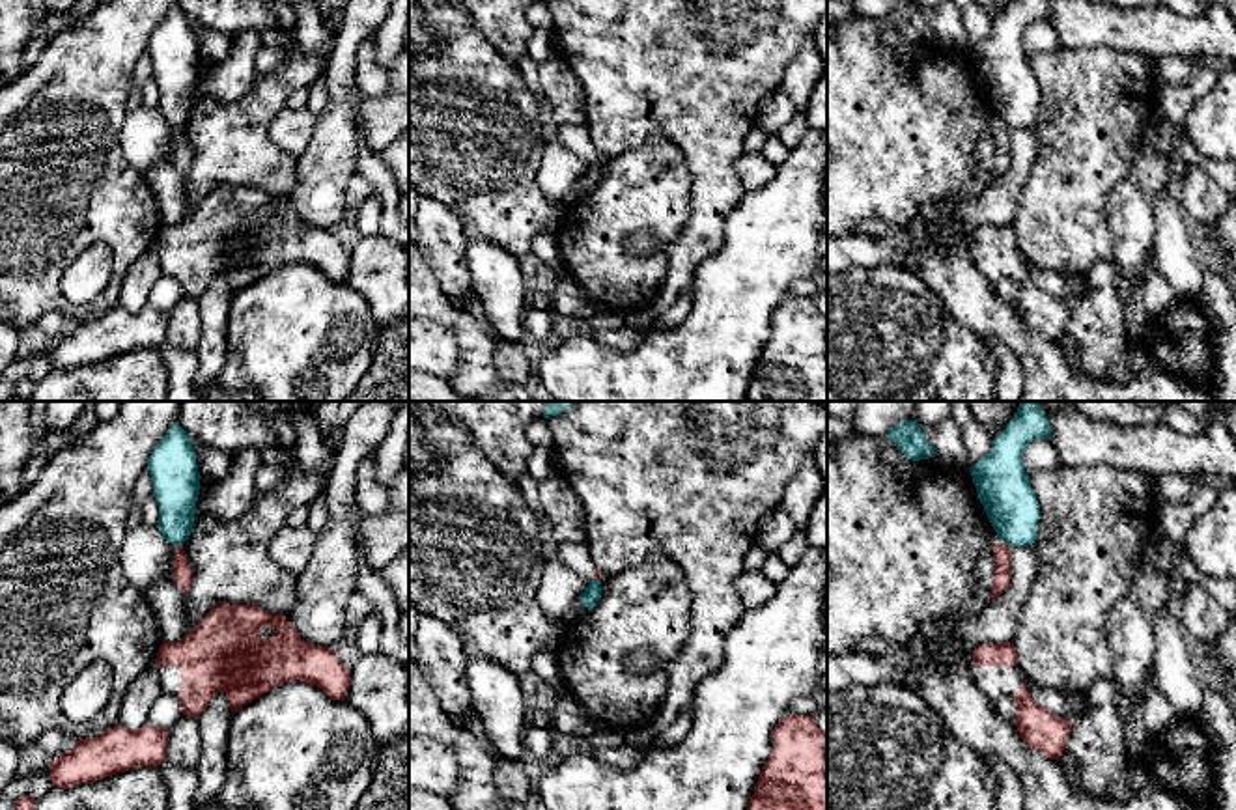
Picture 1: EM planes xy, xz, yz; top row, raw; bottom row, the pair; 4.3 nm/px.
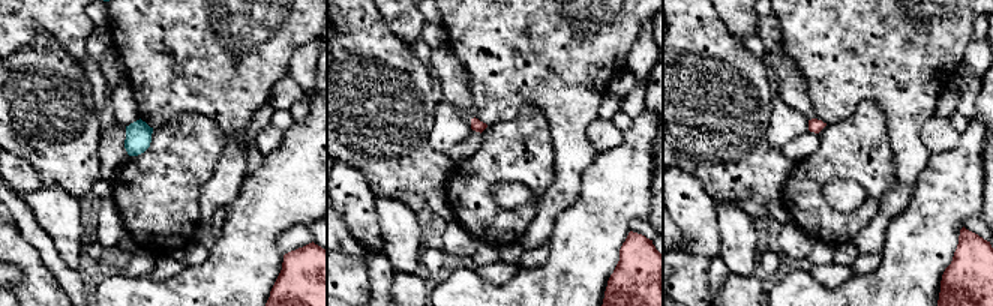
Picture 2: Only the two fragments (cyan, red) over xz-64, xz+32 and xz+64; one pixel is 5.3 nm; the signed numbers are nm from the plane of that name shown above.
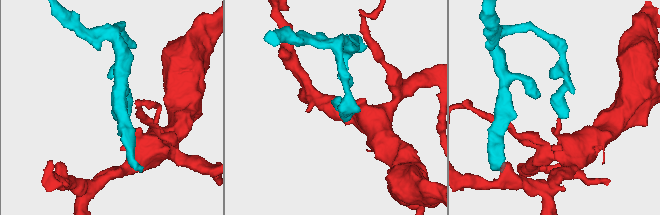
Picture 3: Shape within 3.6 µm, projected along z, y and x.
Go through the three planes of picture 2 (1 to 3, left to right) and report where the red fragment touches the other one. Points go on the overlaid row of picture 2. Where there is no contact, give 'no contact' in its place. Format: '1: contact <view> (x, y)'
1: no contact
2: no contact
3: no contact

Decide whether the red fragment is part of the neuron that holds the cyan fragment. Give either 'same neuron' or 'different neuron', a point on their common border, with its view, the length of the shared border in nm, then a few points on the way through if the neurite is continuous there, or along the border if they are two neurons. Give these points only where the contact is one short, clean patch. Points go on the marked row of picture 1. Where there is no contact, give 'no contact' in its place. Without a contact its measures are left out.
different neuron | xy (178, 545) | 50 nm | along xy (172, 545), (182, 547)

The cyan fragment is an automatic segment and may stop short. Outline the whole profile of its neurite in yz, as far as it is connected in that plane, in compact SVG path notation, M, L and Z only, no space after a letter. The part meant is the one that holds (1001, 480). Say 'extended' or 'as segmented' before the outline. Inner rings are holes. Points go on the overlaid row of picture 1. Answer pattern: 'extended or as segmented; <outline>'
as segmented; M1021 401L990 454L969 470L999 541L1008 547L1029 547L1038 532L1040 506L1021 461L1034 439L1051 440L1047 416L1038 401Z

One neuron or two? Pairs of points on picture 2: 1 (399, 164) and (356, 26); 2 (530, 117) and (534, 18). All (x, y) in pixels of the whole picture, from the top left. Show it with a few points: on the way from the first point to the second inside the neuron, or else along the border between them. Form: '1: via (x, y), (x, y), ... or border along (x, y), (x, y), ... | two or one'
1: via (383, 129), (372, 105), (365, 98), (363, 60) | one
2: border along (498, 122), (536, 105), (551, 134) | two

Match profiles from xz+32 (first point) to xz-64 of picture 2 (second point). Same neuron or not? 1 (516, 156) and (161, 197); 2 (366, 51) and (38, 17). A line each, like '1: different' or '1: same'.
1: same
2: different

